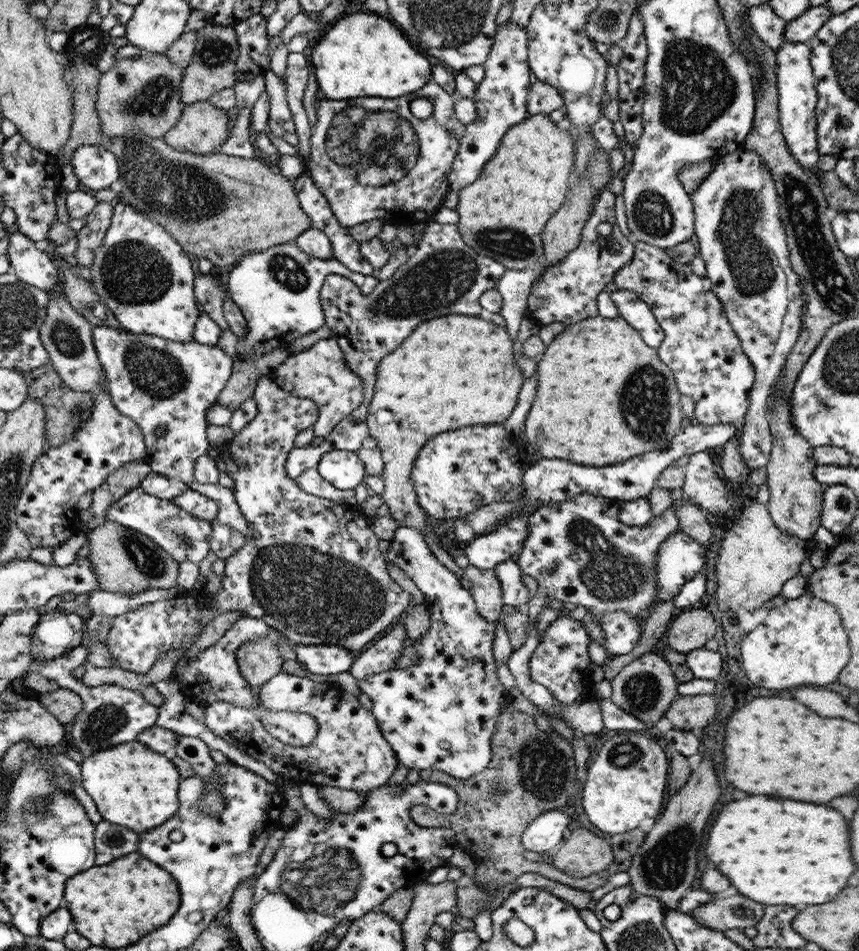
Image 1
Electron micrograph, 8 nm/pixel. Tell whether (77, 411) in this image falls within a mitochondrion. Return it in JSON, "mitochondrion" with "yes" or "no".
{"mitochondrion":"yes"}

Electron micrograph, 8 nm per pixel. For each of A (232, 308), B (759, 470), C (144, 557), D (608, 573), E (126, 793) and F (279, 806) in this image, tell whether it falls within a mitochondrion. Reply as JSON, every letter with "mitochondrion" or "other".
{"A":"other","B":"other","C":"mitochondrion","D":"mitochondrion","E":"other","F":"other"}

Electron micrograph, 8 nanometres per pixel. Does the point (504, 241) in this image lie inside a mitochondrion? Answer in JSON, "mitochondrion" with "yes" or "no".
{"mitochondrion":"yes"}

